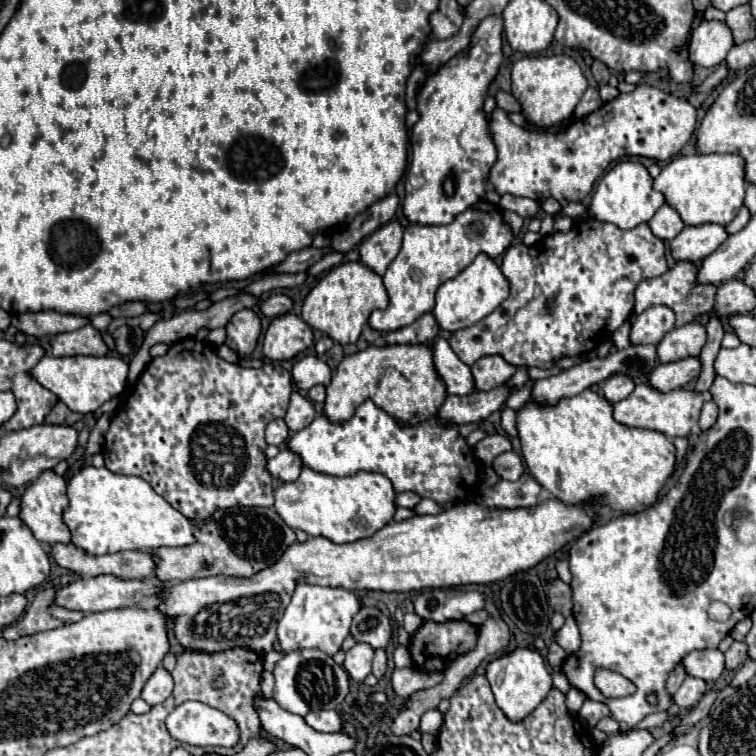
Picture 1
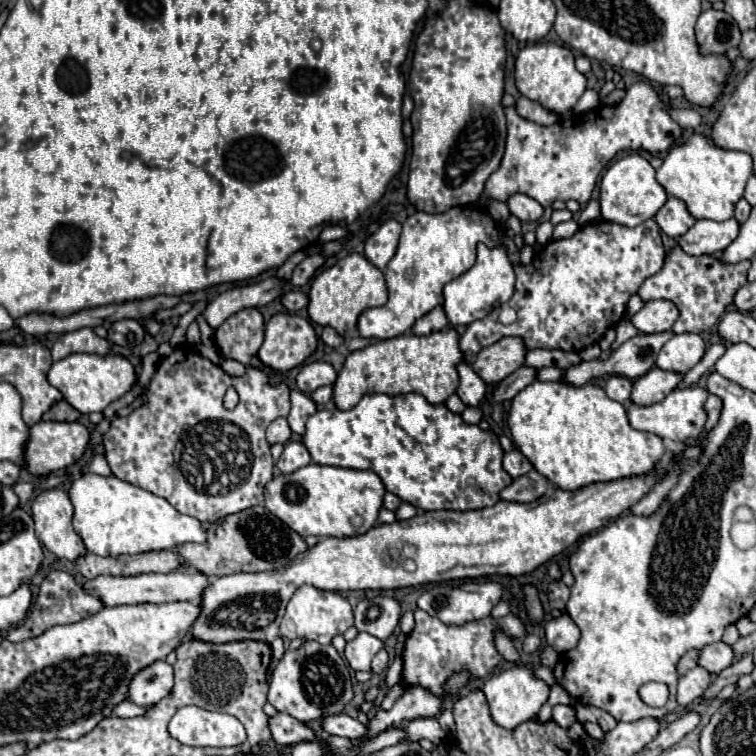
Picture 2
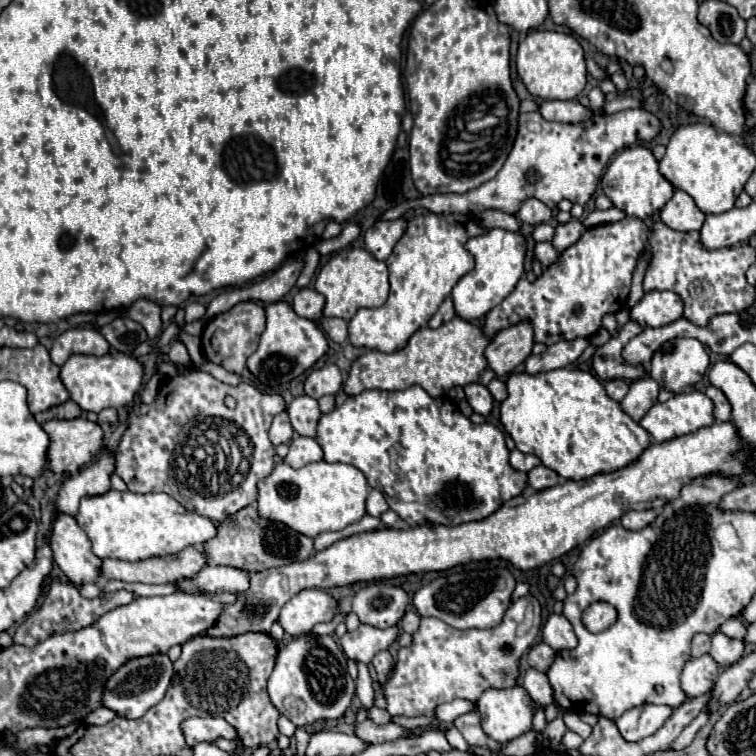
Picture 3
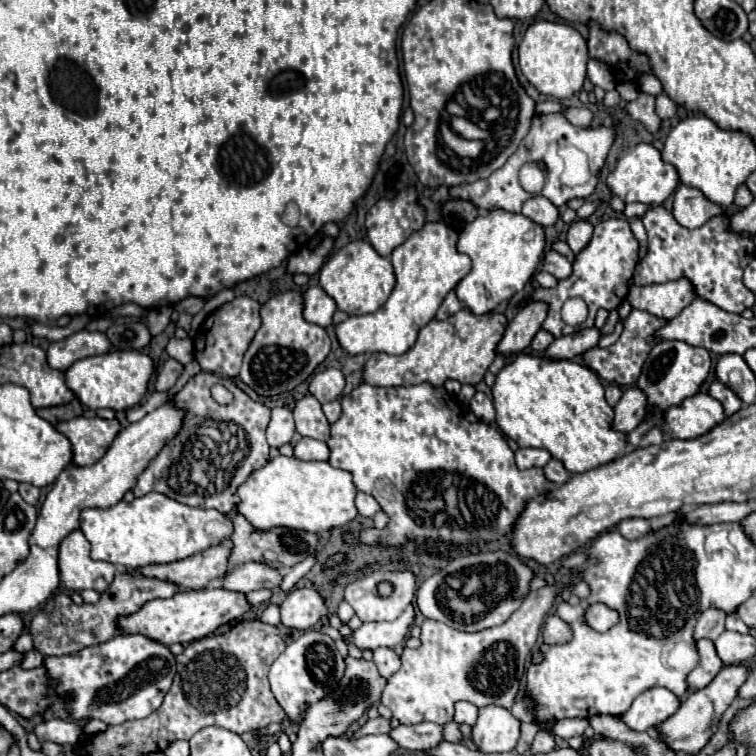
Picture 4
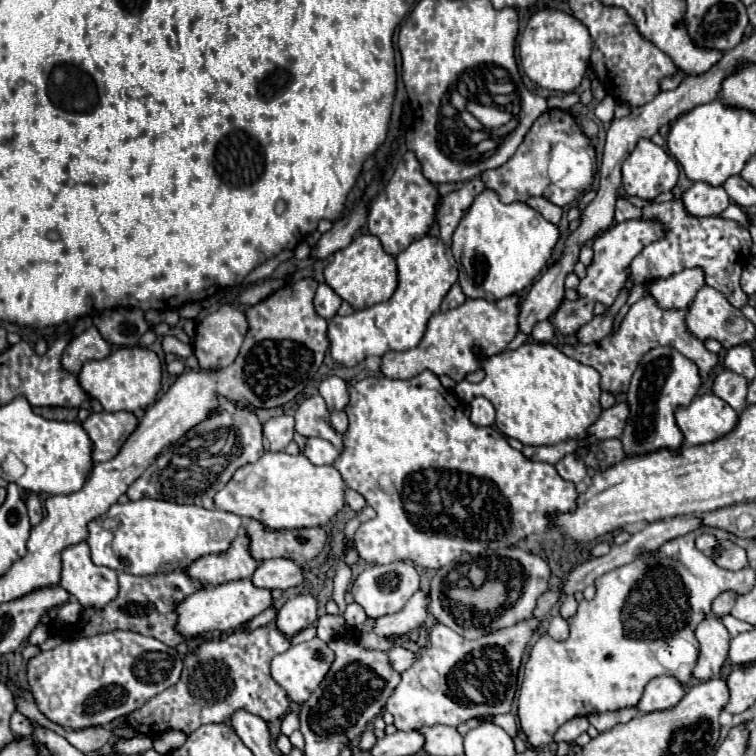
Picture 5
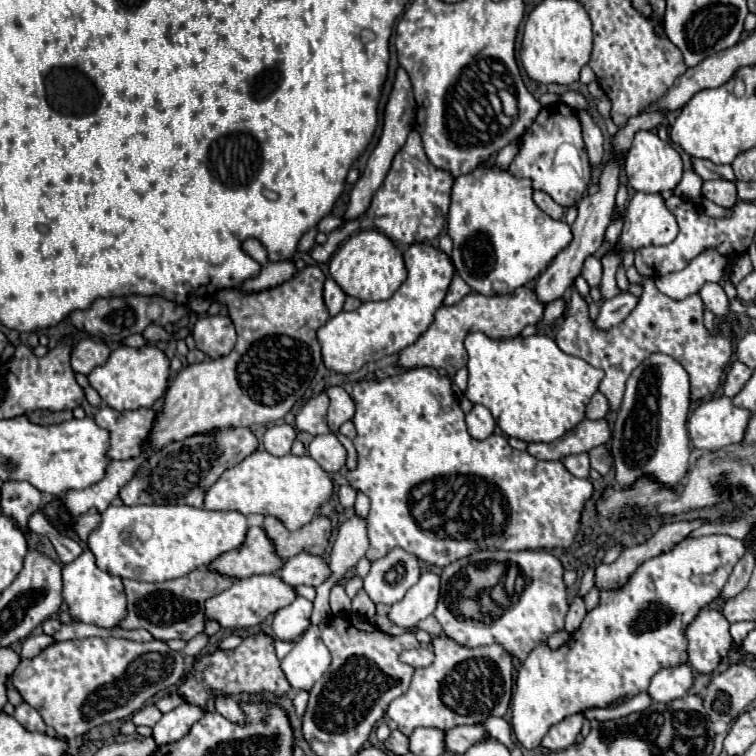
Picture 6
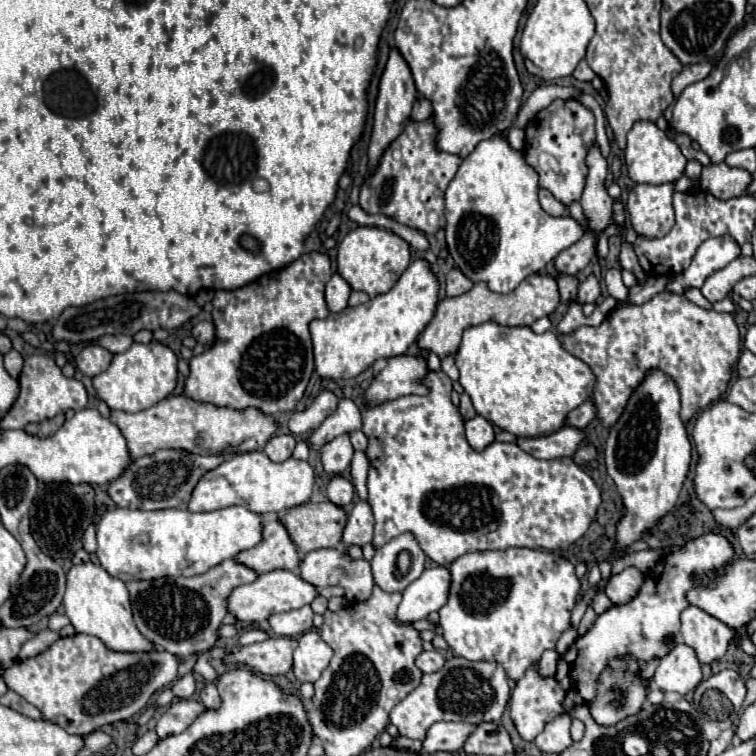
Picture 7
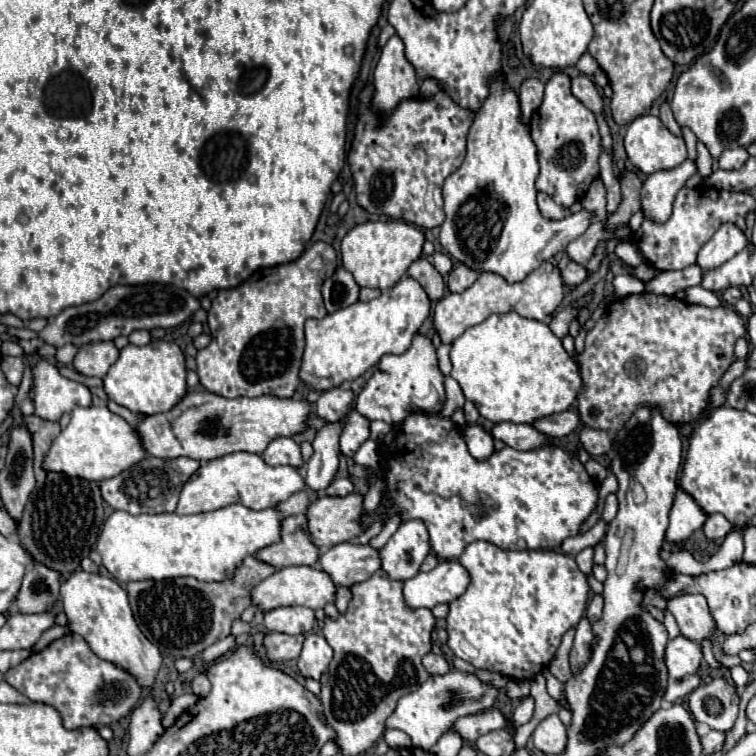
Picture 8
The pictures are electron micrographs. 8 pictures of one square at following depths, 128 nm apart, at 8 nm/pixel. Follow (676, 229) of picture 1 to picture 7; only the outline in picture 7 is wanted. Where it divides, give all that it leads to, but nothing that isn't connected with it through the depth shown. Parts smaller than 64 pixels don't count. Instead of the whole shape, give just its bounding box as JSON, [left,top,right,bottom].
[700,162,752,198]

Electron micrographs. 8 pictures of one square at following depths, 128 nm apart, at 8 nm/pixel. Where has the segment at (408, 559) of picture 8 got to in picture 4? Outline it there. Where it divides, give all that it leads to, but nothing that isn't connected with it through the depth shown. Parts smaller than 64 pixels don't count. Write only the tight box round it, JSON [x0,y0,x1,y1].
[346,570,416,622]

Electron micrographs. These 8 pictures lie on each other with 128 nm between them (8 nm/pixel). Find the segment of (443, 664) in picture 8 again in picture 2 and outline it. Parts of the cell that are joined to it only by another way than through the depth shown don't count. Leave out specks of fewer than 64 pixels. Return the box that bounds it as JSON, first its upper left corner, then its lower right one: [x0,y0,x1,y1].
[372,650,388,674]

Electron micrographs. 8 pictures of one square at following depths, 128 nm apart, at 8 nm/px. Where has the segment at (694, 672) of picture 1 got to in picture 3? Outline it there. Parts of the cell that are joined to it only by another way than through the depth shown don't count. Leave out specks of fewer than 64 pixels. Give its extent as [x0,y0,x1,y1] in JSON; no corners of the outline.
[710,630,744,668]

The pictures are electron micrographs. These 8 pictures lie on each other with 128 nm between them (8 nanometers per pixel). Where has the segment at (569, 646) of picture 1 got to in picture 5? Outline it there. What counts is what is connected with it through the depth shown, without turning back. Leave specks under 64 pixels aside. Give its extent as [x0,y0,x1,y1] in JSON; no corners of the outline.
[548,614,570,640]

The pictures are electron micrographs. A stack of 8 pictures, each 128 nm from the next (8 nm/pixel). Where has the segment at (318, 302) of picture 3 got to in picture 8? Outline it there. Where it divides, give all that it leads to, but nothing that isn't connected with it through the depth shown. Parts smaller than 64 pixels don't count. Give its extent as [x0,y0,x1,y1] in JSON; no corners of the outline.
[322,268,360,314]

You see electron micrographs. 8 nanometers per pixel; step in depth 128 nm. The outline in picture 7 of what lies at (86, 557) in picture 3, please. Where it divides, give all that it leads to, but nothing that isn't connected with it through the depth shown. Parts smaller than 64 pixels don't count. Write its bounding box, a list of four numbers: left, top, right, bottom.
[62,562,156,652]

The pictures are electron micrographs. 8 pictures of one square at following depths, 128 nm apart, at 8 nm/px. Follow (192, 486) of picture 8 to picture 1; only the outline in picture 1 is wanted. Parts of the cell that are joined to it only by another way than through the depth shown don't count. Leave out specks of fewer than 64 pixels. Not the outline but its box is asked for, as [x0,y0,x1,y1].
[274,466,396,544]

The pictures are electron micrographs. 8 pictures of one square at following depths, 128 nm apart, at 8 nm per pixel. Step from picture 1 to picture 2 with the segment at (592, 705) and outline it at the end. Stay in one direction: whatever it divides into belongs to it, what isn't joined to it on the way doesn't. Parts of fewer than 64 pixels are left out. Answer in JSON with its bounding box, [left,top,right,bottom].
[576,704,616,734]

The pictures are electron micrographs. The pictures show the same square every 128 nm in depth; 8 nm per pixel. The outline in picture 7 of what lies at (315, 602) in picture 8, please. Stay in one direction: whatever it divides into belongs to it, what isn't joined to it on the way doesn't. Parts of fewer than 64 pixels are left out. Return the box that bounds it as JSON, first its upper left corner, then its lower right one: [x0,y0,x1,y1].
[228,570,318,622]

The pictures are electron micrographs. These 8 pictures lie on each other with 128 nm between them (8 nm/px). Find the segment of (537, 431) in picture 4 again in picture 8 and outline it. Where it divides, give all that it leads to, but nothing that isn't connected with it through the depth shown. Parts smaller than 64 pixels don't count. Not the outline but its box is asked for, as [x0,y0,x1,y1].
[450,312,582,424]

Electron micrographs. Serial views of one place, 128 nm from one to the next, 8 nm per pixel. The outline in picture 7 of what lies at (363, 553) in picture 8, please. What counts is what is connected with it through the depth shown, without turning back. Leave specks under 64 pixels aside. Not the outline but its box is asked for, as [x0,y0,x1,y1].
[300,548,372,602]

